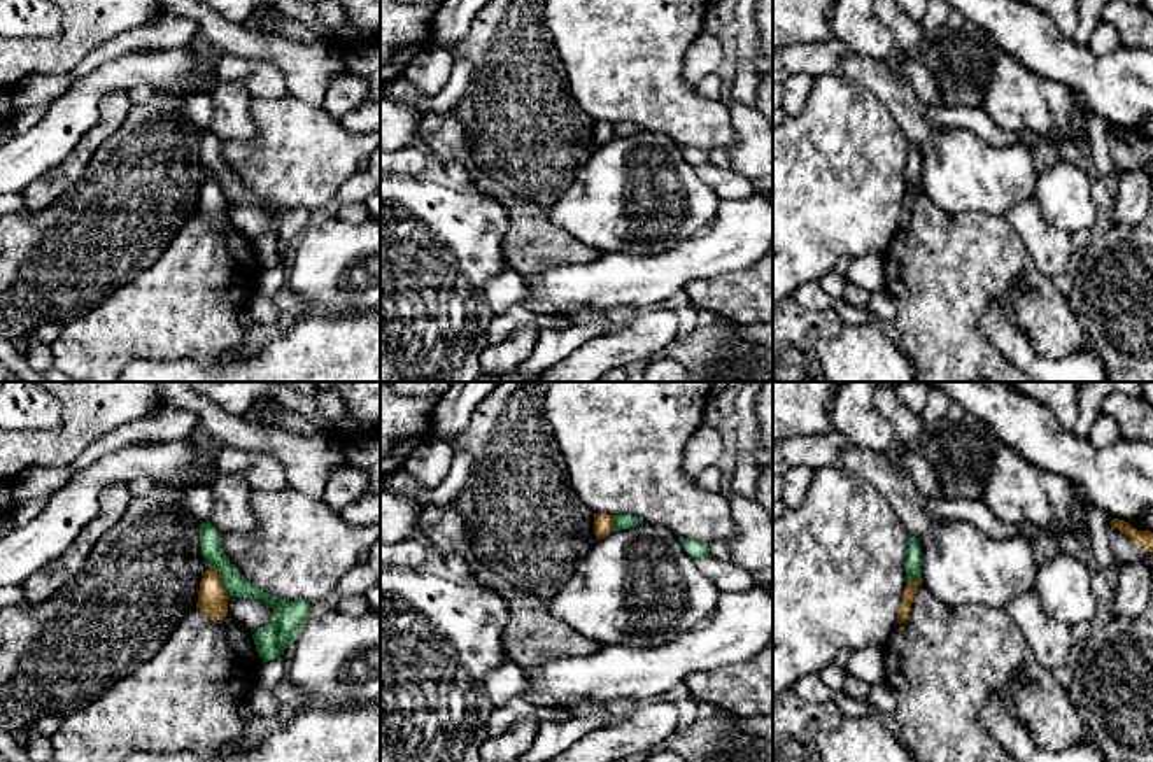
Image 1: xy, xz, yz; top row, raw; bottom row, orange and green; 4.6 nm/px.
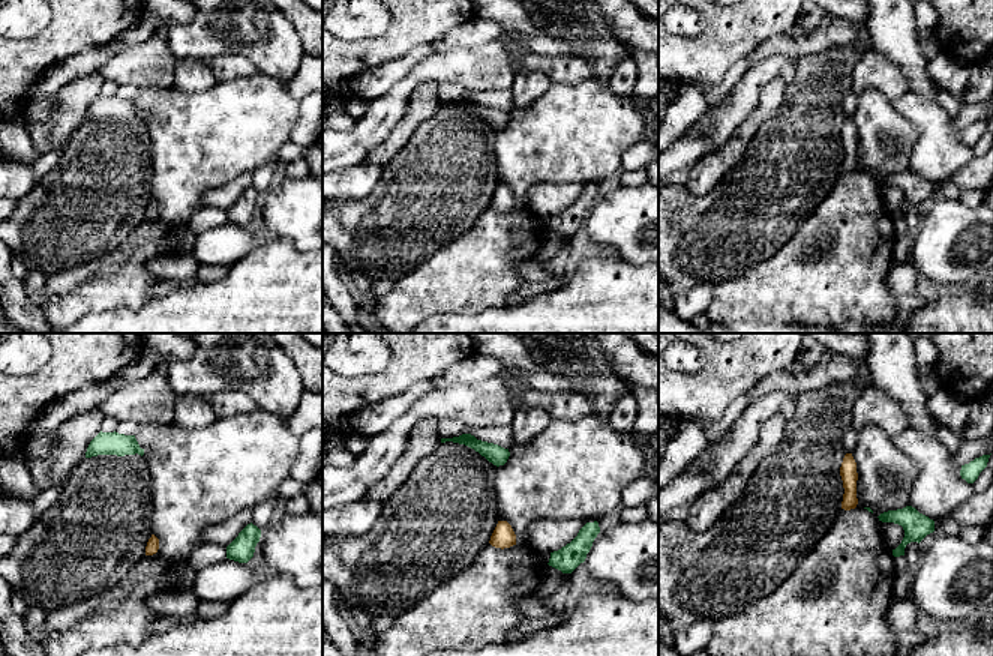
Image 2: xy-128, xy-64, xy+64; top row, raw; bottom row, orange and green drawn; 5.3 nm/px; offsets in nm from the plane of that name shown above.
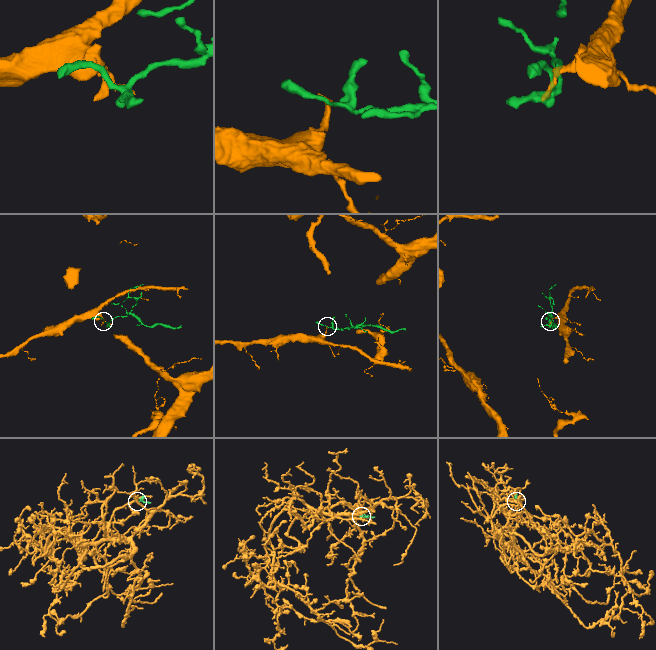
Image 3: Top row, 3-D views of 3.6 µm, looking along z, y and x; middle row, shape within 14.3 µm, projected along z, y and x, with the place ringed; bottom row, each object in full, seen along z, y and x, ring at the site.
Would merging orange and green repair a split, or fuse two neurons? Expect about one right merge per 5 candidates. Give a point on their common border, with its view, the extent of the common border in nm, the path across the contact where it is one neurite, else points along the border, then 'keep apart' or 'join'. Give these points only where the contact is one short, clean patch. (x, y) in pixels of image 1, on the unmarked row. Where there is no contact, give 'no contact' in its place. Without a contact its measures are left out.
xy (221, 190) | 170 nm | along xy (212, 174), (230, 204) | keep apart

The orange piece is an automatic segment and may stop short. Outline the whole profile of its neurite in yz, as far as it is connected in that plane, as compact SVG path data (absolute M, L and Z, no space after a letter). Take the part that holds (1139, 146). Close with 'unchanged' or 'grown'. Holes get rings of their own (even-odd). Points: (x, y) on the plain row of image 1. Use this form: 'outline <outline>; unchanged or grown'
outline M1111 126L1111 135L1125 142L1137 156L1144 156L1153 161L1153 140L1151 138L1135 138L1128 130Z; unchanged

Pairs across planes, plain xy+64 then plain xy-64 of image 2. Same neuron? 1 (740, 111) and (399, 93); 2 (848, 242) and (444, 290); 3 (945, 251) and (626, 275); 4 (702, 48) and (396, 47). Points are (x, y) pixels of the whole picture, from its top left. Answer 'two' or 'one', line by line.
1: one
2: one
3: two
4: one

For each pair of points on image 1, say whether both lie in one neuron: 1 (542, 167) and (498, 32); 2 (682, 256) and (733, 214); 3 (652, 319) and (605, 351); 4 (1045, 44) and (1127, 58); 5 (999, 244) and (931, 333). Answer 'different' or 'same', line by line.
1: same
2: same
3: same
4: same
5: same

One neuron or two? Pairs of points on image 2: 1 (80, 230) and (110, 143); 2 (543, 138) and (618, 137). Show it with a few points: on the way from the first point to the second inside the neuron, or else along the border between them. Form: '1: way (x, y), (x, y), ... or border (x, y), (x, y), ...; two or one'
1: way (83, 209), (98, 194), (107, 164); one
2: way (561, 137), (600, 137); one

